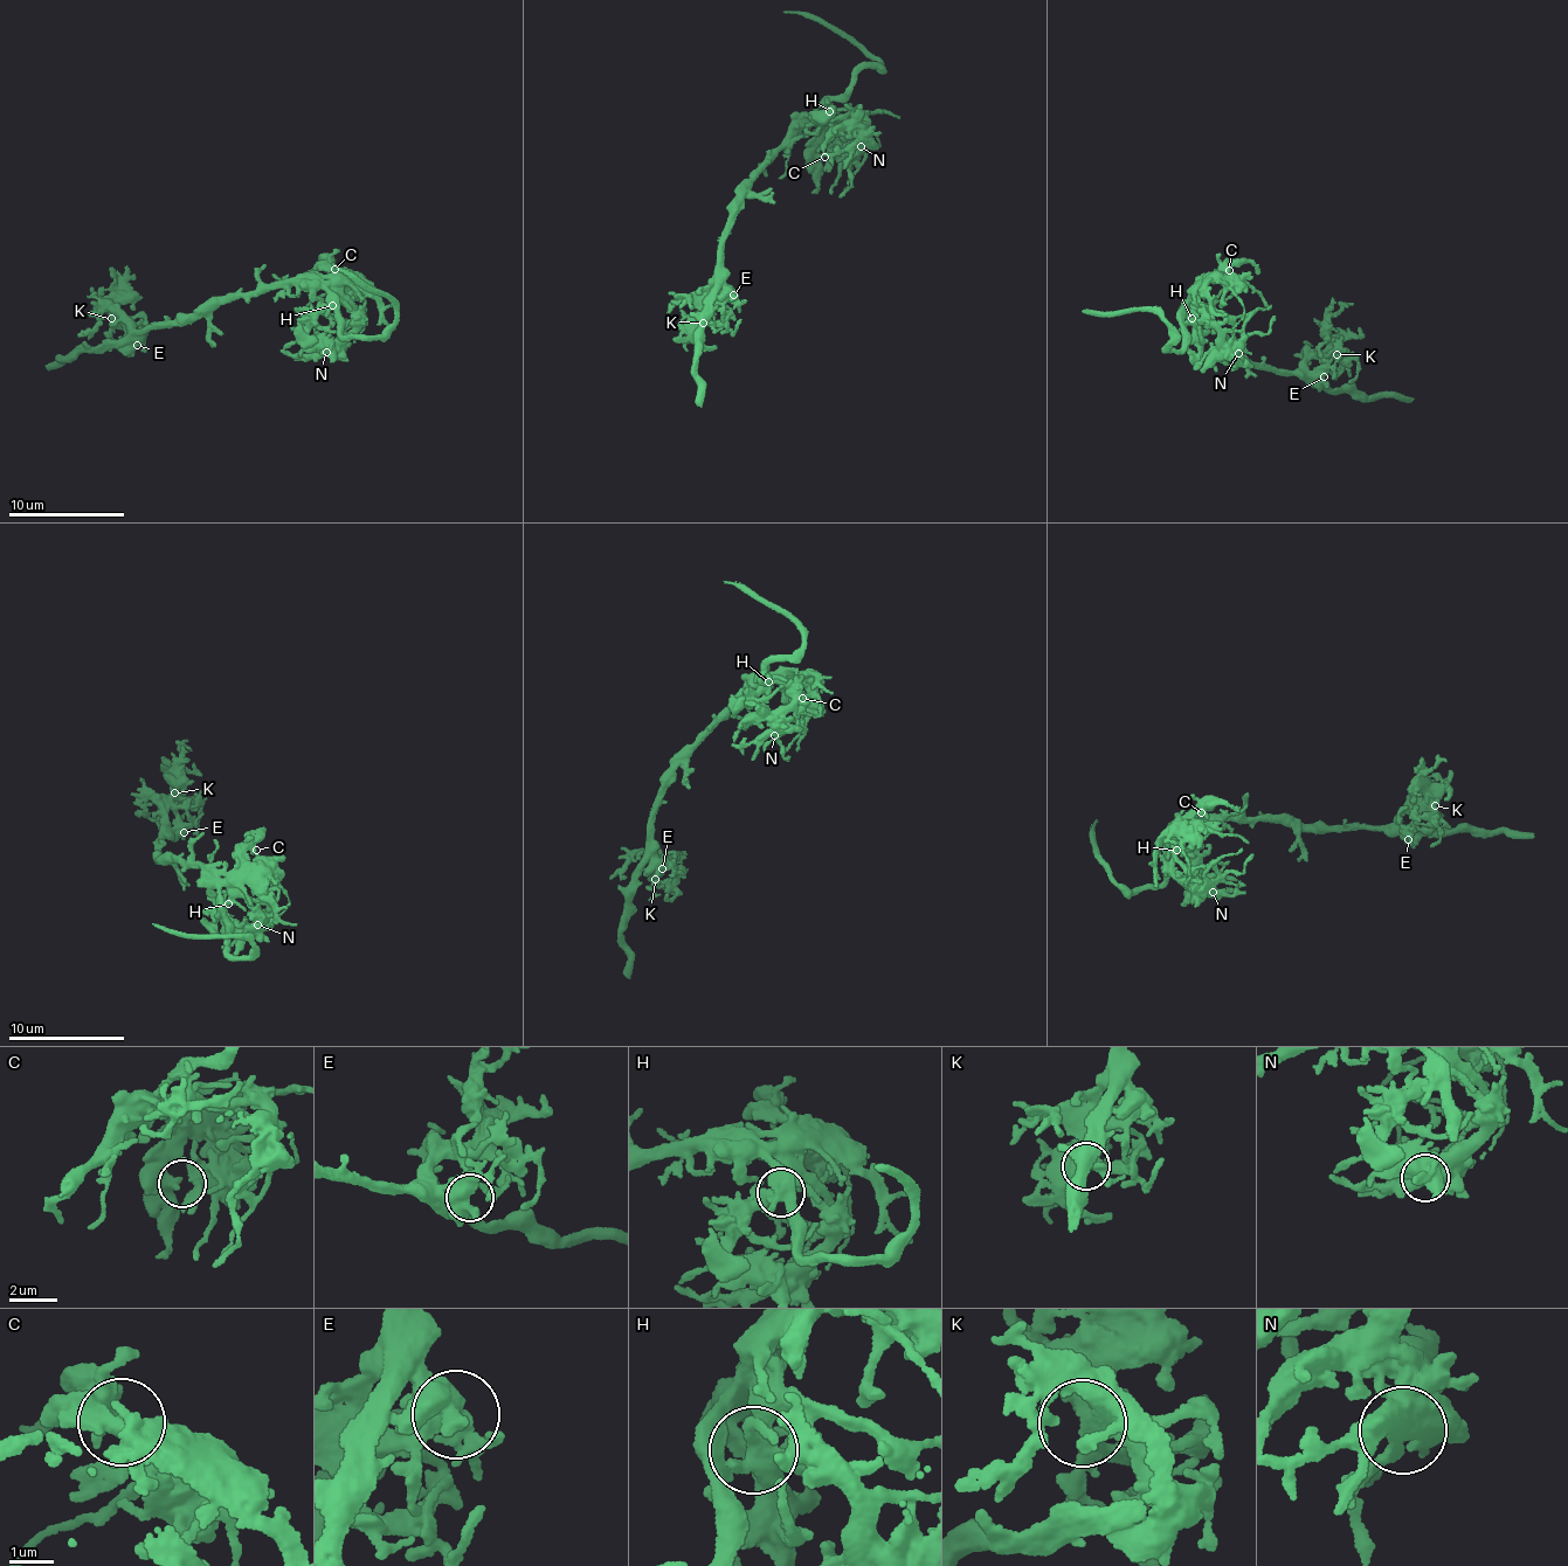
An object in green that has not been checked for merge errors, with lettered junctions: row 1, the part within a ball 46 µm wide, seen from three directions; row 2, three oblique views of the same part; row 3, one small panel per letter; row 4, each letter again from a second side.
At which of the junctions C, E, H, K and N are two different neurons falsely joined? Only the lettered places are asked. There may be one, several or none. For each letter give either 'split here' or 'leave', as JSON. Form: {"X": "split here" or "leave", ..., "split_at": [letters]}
{"C": "leave", "E": "leave", "H": "leave", "K": "leave", "N": "leave", "split_at": []}

